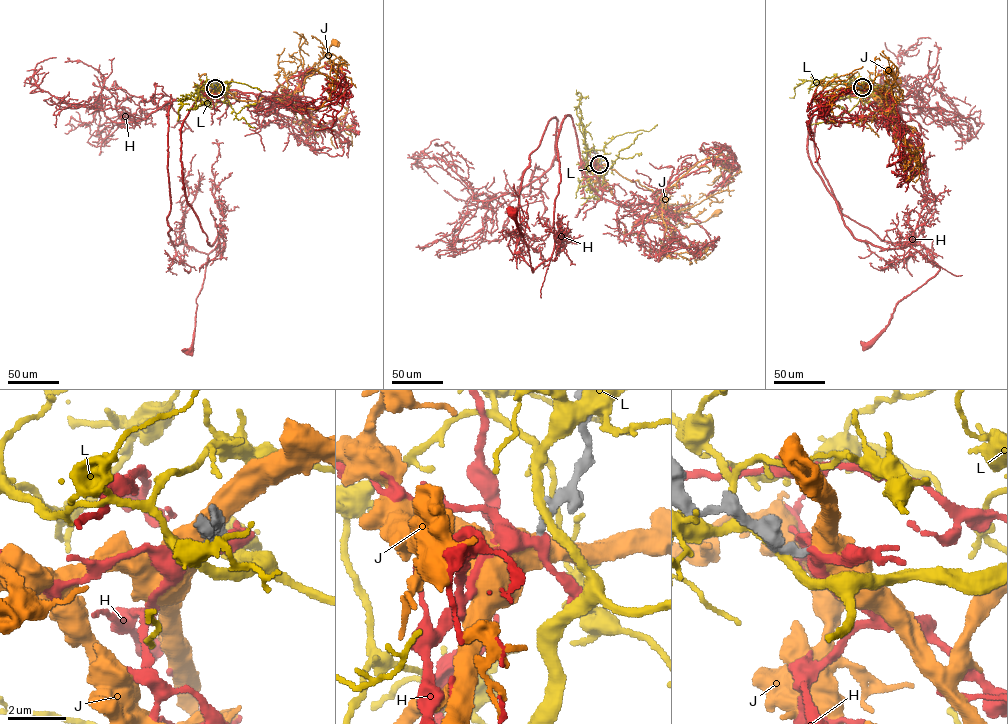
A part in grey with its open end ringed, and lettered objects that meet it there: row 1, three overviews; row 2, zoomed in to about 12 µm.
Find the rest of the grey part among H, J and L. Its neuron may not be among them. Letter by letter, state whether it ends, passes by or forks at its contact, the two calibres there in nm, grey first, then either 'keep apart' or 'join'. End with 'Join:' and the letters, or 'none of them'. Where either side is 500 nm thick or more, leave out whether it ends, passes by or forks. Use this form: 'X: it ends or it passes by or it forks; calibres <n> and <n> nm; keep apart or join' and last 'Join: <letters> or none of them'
H: it passes by; calibres 320 and 320 nm; join
J: calibres 320 and 550 nm; keep apart
L: it passes by; calibres 400 and 320 nm; keep apart
Join: H

